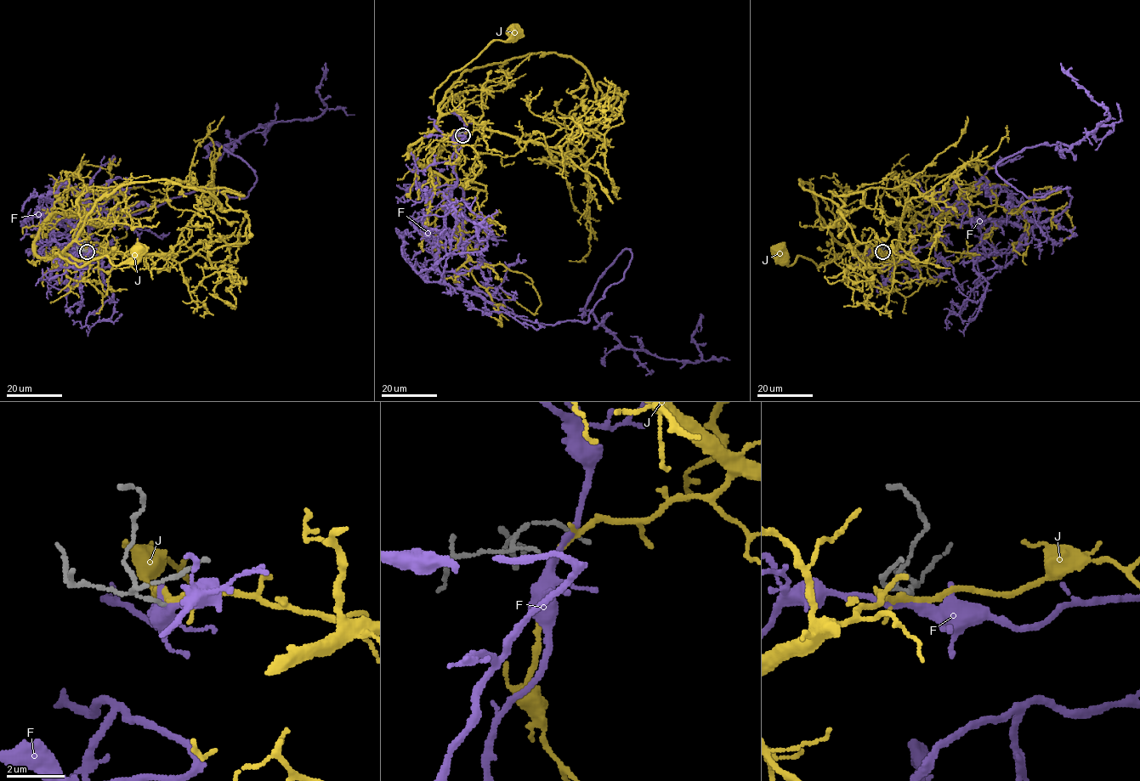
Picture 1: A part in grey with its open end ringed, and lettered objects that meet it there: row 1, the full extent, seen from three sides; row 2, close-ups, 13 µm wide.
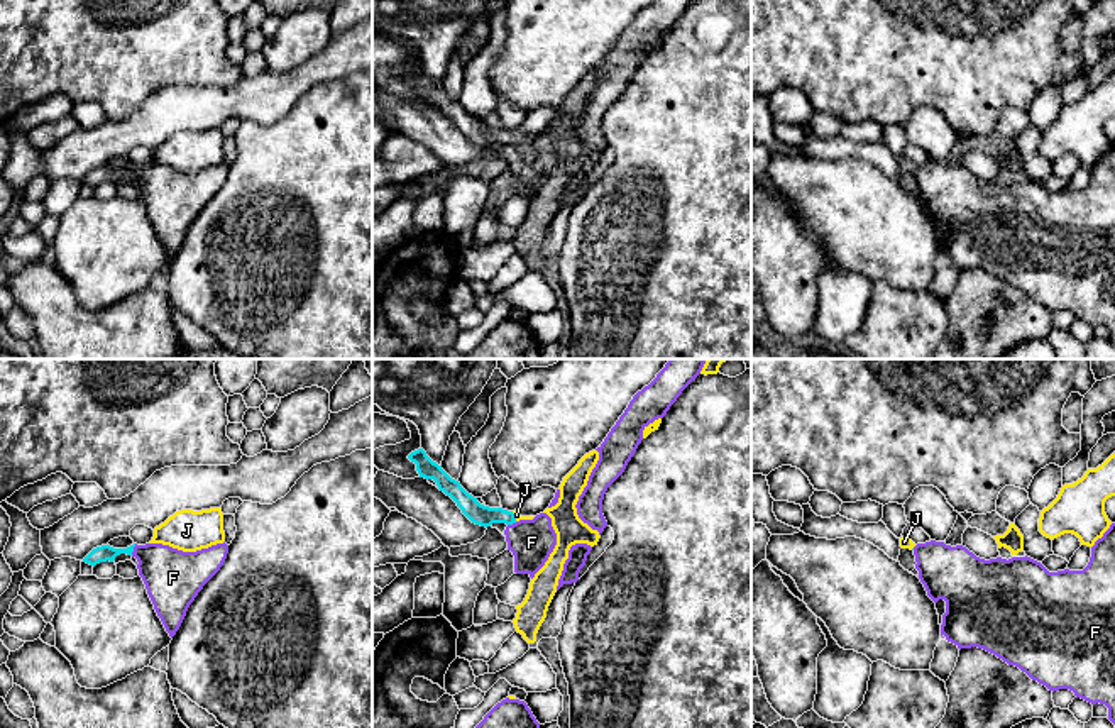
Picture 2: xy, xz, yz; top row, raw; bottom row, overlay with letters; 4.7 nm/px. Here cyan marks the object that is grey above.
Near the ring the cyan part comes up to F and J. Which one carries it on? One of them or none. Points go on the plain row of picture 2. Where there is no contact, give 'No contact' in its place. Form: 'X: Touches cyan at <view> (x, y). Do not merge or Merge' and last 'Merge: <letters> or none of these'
F: Touches cyan at xy (132, 170). Do not merge
J: Touches cyan at xz (513, 137). Merge
Merge: J

